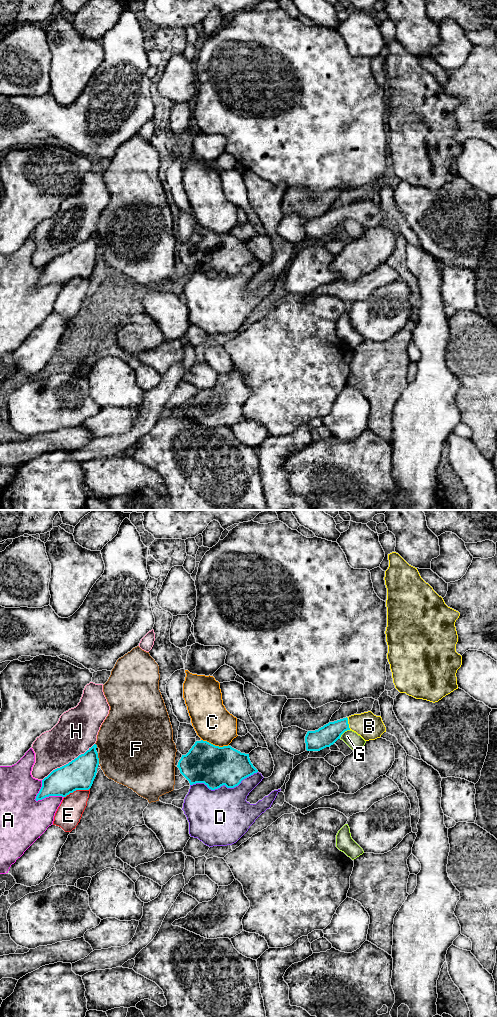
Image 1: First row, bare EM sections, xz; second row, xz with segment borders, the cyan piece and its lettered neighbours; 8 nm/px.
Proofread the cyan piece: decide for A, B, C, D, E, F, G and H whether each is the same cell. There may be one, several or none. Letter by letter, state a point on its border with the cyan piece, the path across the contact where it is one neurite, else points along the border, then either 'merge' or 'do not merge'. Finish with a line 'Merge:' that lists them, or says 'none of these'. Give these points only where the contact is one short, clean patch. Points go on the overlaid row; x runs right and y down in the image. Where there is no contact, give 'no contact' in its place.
A: contact xz (48, 796); do not merge
B: contact xz (347, 723); merge
C: contact xz (214, 745); do not merge
D: contact xz (223, 784); do not merge
E: contact xz (76, 789); do not merge
F: contact xz (98, 758); do not merge
G: contact xz (343, 732); do not merge
H: contact xz (69, 762); do not merge
Merge: B

